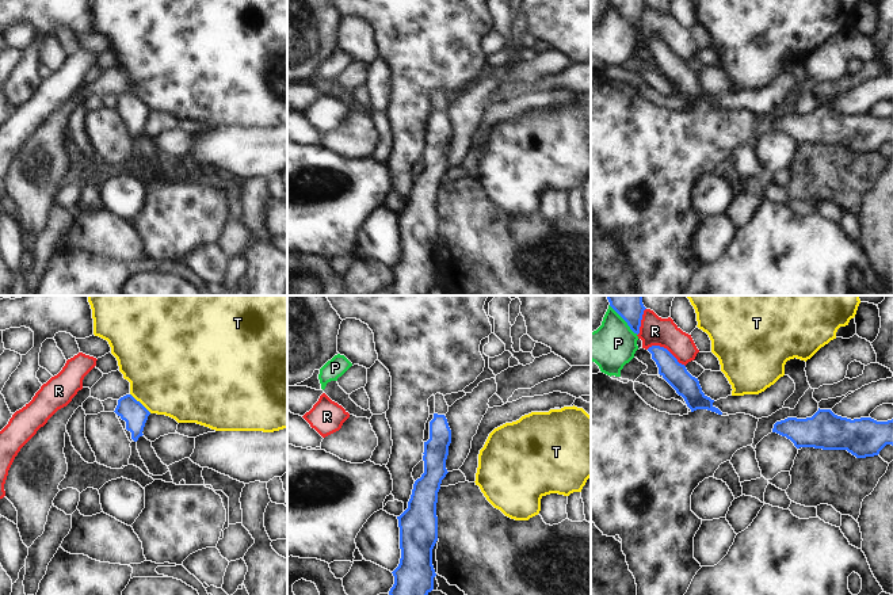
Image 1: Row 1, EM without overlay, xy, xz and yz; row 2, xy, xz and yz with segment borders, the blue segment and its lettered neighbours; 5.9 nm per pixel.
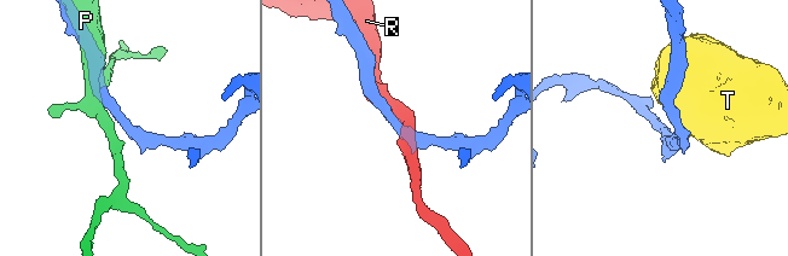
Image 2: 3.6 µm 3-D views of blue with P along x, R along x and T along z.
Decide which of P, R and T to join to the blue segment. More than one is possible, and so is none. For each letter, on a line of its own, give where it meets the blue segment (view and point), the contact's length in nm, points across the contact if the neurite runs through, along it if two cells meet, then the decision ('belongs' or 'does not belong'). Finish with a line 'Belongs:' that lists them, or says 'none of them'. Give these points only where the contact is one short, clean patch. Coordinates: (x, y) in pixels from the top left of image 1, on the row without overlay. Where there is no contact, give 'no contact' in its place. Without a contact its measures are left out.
P: yz (624, 15) | 240 nm | does not belong
R: yz (666, 45) | 260 nm | does not belong
T: xy (140, 99) | 170 nm | along xy (130, 90), (151, 109) | does not belong
Belongs: none of them

